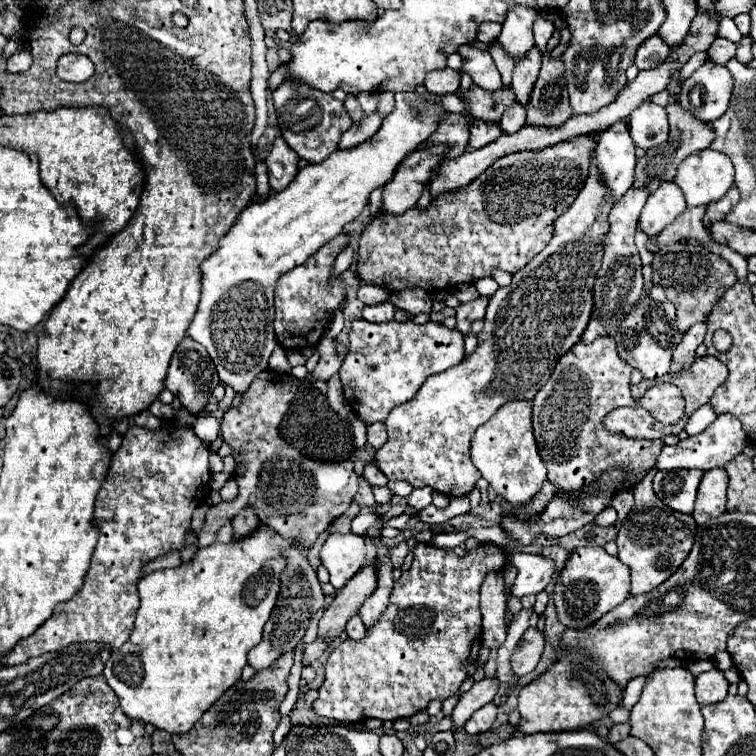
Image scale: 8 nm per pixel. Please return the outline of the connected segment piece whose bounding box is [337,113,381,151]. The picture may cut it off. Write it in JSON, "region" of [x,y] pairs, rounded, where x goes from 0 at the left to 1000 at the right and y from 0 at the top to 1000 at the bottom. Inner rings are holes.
{"region":[[[499,149],[480,155],[475,163],[467,163],[448,184],[448,194],[446,197],[467,197],[483,187],[488,187],[504,168],[504,155]]]}

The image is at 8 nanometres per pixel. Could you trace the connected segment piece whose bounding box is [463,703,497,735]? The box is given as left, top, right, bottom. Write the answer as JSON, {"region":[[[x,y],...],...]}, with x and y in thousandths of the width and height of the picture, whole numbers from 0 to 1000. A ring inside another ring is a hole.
{"region":[[[647,930],[647,933],[636,935],[634,940],[628,940],[628,943],[623,946],[623,951],[615,956],[612,964],[615,964],[618,970],[623,970],[623,972],[647,967],[649,959],[652,959],[652,954],[655,954],[655,948],[657,948],[657,933]]]}

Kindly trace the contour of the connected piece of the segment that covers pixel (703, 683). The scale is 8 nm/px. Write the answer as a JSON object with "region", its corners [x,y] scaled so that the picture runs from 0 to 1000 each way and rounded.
{"region":[[[948,882],[925,893],[919,901],[919,917],[922,917],[925,933],[956,927],[962,922],[962,911],[964,911],[964,901],[959,898],[956,888]]]}

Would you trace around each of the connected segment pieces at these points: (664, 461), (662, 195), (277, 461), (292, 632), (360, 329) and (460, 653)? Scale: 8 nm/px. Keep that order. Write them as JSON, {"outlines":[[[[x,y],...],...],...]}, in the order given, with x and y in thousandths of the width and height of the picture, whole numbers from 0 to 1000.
{"outlines":[[[[954,546],[930,573],[925,573],[919,578],[909,578],[906,583],[898,583],[898,589],[893,589],[893,591],[880,589],[869,604],[866,618],[869,620],[927,620],[927,623],[938,623],[946,618],[956,618],[962,610],[967,610],[972,602],[978,602],[985,589],[988,589],[988,575],[980,565],[980,557],[975,552],[970,552],[967,546]]],[[[877,239],[866,255],[858,258],[853,276],[845,287],[845,300],[856,313],[872,311],[909,276],[903,255],[893,242]]],[[[358,488],[345,491],[321,520],[321,533],[313,541],[298,544],[292,554],[292,575],[298,586],[308,591],[316,655],[306,665],[292,663],[279,668],[271,681],[269,700],[261,705],[261,724],[279,721],[284,716],[284,702],[303,692],[324,668],[337,668],[345,692],[361,697],[374,710],[393,710],[401,724],[411,724],[417,713],[459,676],[467,655],[472,652],[472,626],[467,623],[467,610],[414,610],[369,578],[369,560],[377,552],[396,507],[398,504],[385,493],[366,493]]],[[[382,726],[382,729],[374,729],[374,734],[380,737],[382,745],[380,745],[380,753],[374,755],[369,792],[364,798],[364,806],[361,806],[356,821],[351,824],[345,851],[337,853],[327,866],[327,874],[329,874],[332,882],[337,882],[337,888],[348,888],[348,882],[358,882],[358,877],[364,872],[369,872],[369,866],[374,866],[380,861],[388,861],[393,848],[403,840],[411,816],[430,798],[430,790],[425,784],[425,774],[419,769],[419,758],[403,737],[406,731],[398,729],[398,726]]],[[[475,422],[467,427],[462,440],[462,470],[454,478],[448,488],[448,499],[454,507],[454,520],[459,533],[464,536],[467,546],[483,560],[491,562],[496,557],[509,557],[520,538],[538,533],[560,509],[560,504],[573,496],[591,491],[594,485],[607,483],[615,475],[615,443],[604,435],[594,435],[586,427],[565,425],[560,430],[546,427],[544,422],[528,427],[528,425],[512,425],[512,427],[491,427],[483,422]]],[[[649,716],[618,729],[615,737],[604,737],[597,726],[581,726],[562,718],[552,718],[546,729],[546,747],[541,755],[533,755],[528,769],[522,769],[512,808],[491,832],[485,832],[480,845],[456,845],[435,866],[430,880],[430,901],[422,909],[419,927],[414,930],[414,940],[419,946],[448,956],[470,956],[488,948],[504,954],[544,948],[562,940],[567,927],[586,927],[599,919],[618,896],[618,882],[631,877],[636,858],[634,776],[642,761],[665,753],[671,745],[671,731]]]]}

